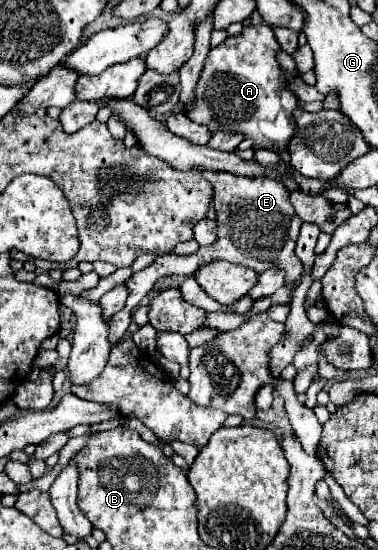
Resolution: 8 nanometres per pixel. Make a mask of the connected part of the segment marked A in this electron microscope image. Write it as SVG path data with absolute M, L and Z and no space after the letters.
M251 25L235 37L227 37L221 45L211 47L201 71L201 83L195 93L187 117L207 125L211 131L227 129L253 139L259 149L287 149L293 133L293 109L297 95L287 89L287 79L275 59L279 43L269 25Z

